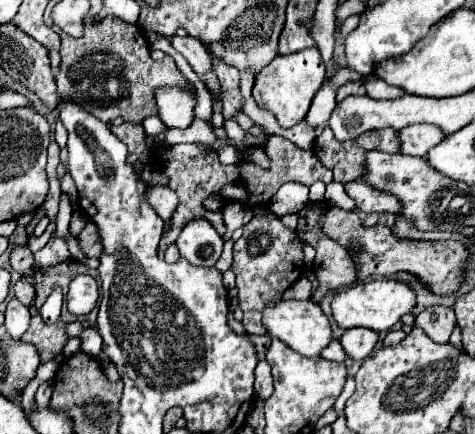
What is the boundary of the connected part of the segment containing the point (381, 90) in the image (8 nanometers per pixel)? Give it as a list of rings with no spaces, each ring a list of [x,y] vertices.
[[[381,79],[366,81],[365,85],[367,96],[373,99],[395,99],[405,94],[400,88],[389,86]]]

